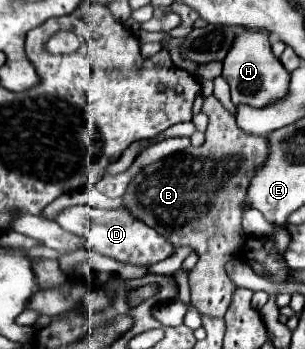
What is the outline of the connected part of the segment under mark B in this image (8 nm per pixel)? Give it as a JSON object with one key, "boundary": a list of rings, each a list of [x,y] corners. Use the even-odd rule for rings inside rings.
{"boundary":[[[215,95],[203,97],[203,109],[209,117],[209,127],[205,133],[205,143],[201,147],[189,147],[181,153],[175,153],[171,157],[165,157],[153,165],[147,165],[139,177],[129,185],[125,193],[125,207],[139,217],[143,223],[151,225],[159,235],[163,235],[173,245],[189,245],[197,251],[199,261],[189,271],[189,285],[191,285],[191,307],[195,307],[201,315],[207,317],[223,317],[227,311],[227,305],[231,303],[231,297],[235,293],[235,283],[229,279],[225,265],[239,255],[243,249],[243,227],[241,217],[243,211],[251,209],[247,205],[247,191],[255,177],[255,171],[265,165],[269,155],[269,141],[267,137],[249,135],[243,129],[237,127],[235,117],[221,105],[221,101]]]}

